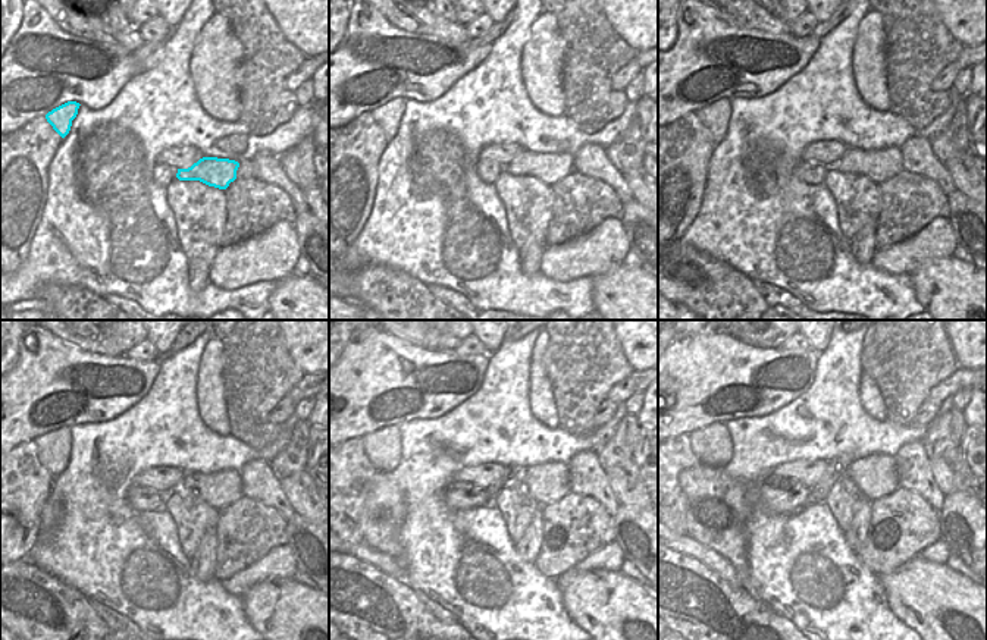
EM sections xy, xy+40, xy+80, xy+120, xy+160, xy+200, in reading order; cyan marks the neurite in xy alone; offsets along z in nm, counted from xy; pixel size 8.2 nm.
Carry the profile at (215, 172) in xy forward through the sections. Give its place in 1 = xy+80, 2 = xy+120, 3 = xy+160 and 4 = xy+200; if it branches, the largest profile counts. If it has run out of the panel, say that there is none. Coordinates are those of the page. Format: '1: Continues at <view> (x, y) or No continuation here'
1: Continues at xy+80 (883, 163)
2: Continues at xy+120 (219, 489)
3: Continues at xy+160 (548, 482)
4: Continues at xy+200 (876, 474)

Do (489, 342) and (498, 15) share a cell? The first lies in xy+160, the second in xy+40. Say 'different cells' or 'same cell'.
same cell

